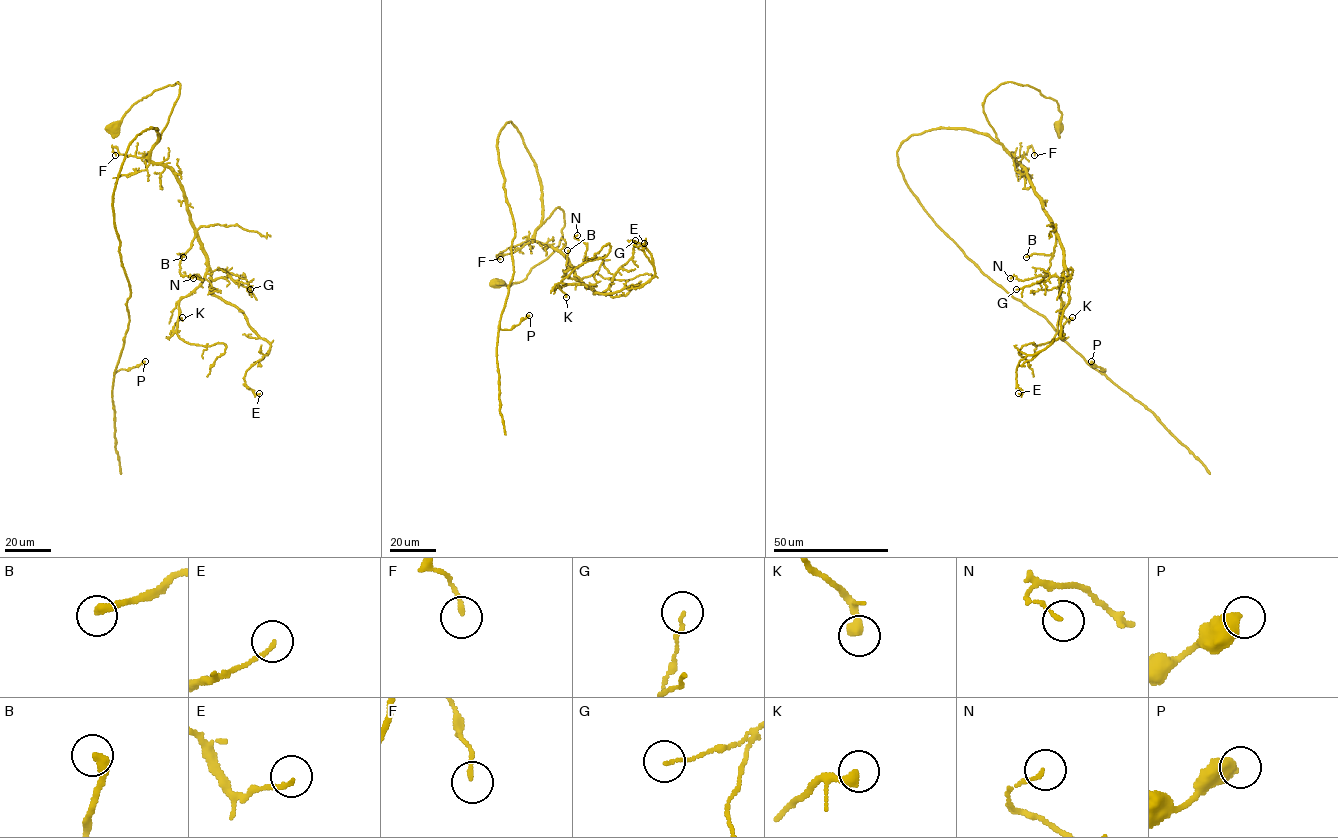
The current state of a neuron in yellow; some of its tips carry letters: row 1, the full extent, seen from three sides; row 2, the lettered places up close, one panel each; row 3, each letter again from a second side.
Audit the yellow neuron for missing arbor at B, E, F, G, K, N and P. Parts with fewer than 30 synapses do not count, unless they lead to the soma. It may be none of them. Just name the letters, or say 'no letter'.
no letter

